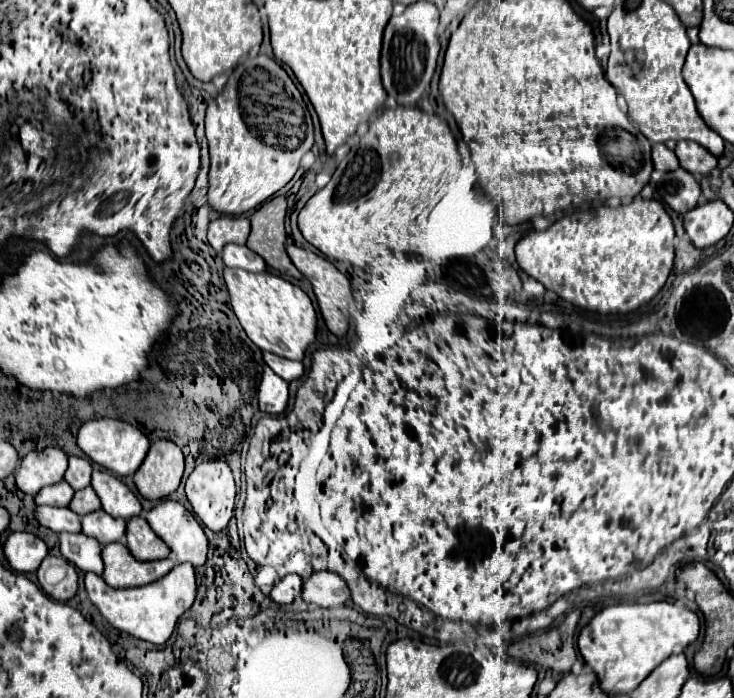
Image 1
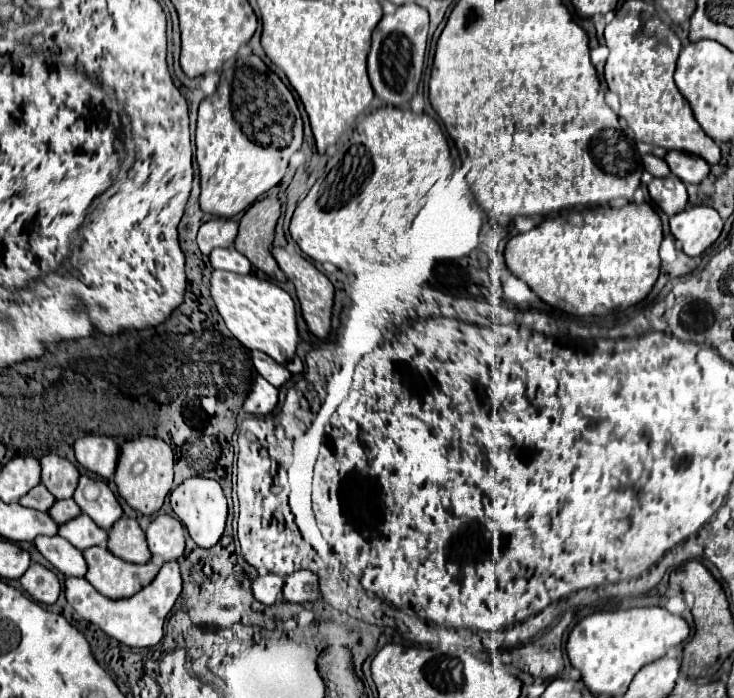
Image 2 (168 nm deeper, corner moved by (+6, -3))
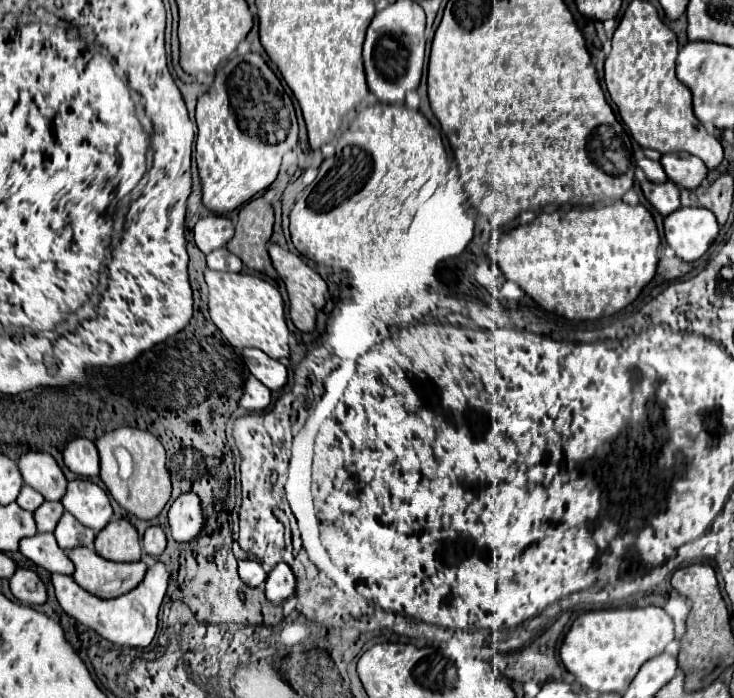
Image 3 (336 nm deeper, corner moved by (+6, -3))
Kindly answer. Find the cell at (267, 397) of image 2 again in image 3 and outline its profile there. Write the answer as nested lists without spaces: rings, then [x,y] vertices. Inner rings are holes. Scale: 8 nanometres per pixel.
[[[248,376],[244,394],[240,398],[240,406],[250,412],[260,412],[260,410],[268,408],[268,404],[270,404],[270,390],[254,376]]]

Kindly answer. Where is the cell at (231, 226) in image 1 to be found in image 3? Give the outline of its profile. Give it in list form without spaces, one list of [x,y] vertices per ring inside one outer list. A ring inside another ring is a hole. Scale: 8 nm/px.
[[[204,216],[196,222],[194,226],[194,240],[196,246],[204,252],[210,254],[216,248],[222,248],[228,244],[228,240],[234,236],[234,224],[226,216]]]

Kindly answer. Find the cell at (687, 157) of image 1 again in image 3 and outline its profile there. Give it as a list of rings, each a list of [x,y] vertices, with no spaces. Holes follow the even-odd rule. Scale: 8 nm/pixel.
[[[666,154],[660,160],[668,180],[676,182],[682,188],[696,188],[706,178],[708,170],[700,158],[692,154]]]

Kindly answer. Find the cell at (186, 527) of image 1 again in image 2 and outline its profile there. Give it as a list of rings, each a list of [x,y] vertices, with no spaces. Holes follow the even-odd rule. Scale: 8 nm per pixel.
[[[170,514],[152,518],[152,524],[146,530],[146,540],[158,562],[178,560],[186,552],[186,530],[182,522]]]

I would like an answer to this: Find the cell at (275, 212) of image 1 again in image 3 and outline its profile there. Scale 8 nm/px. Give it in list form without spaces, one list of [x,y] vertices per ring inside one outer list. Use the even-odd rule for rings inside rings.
[[[258,196],[250,200],[242,210],[238,212],[238,224],[234,238],[226,244],[226,248],[236,254],[248,268],[258,270],[270,278],[278,278],[268,250],[266,242],[272,236],[274,226],[274,210],[270,202],[264,196]]]

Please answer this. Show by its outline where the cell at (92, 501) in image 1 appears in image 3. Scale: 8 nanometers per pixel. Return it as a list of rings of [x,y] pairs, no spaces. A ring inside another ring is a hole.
[[[44,502],[36,512],[34,512],[34,522],[38,532],[52,532],[54,526],[58,524],[58,518],[62,516],[64,508],[60,502]]]

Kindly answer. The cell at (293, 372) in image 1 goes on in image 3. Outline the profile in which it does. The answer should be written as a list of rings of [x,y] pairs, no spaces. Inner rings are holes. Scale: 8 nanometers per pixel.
[[[244,348],[242,358],[252,376],[256,376],[270,390],[280,390],[286,384],[286,366],[258,348]]]

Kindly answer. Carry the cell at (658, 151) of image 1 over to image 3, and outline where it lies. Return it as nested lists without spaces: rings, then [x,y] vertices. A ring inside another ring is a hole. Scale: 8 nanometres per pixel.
[[[640,158],[638,160],[638,168],[644,172],[644,176],[650,180],[650,182],[666,182],[666,174],[660,166],[660,162],[654,162],[654,160],[648,160],[648,158]]]

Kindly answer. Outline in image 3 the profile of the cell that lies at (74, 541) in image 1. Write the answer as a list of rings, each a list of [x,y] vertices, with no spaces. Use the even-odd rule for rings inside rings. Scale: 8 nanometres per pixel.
[[[36,534],[30,538],[22,538],[18,548],[28,560],[32,560],[36,566],[58,572],[58,574],[72,574],[74,564],[66,558],[66,552],[56,544],[54,534]]]

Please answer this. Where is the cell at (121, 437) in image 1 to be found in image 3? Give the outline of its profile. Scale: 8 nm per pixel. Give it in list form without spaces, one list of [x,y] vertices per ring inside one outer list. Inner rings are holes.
[[[76,438],[68,442],[66,448],[62,450],[62,458],[64,458],[64,466],[78,476],[90,478],[90,476],[98,476],[100,472],[96,446],[86,438]]]

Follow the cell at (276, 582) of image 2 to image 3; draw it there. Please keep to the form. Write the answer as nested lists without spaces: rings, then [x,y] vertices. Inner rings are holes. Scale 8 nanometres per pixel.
[[[238,560],[238,576],[248,586],[262,586],[262,582],[266,580],[266,572],[256,560]]]

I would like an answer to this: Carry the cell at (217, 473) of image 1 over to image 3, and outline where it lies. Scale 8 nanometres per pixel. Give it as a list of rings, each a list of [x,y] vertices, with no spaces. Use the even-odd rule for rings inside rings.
[[[184,494],[180,496],[170,512],[168,512],[168,524],[170,534],[176,542],[188,542],[194,536],[198,536],[206,526],[206,514],[202,512],[200,498],[196,494]]]

